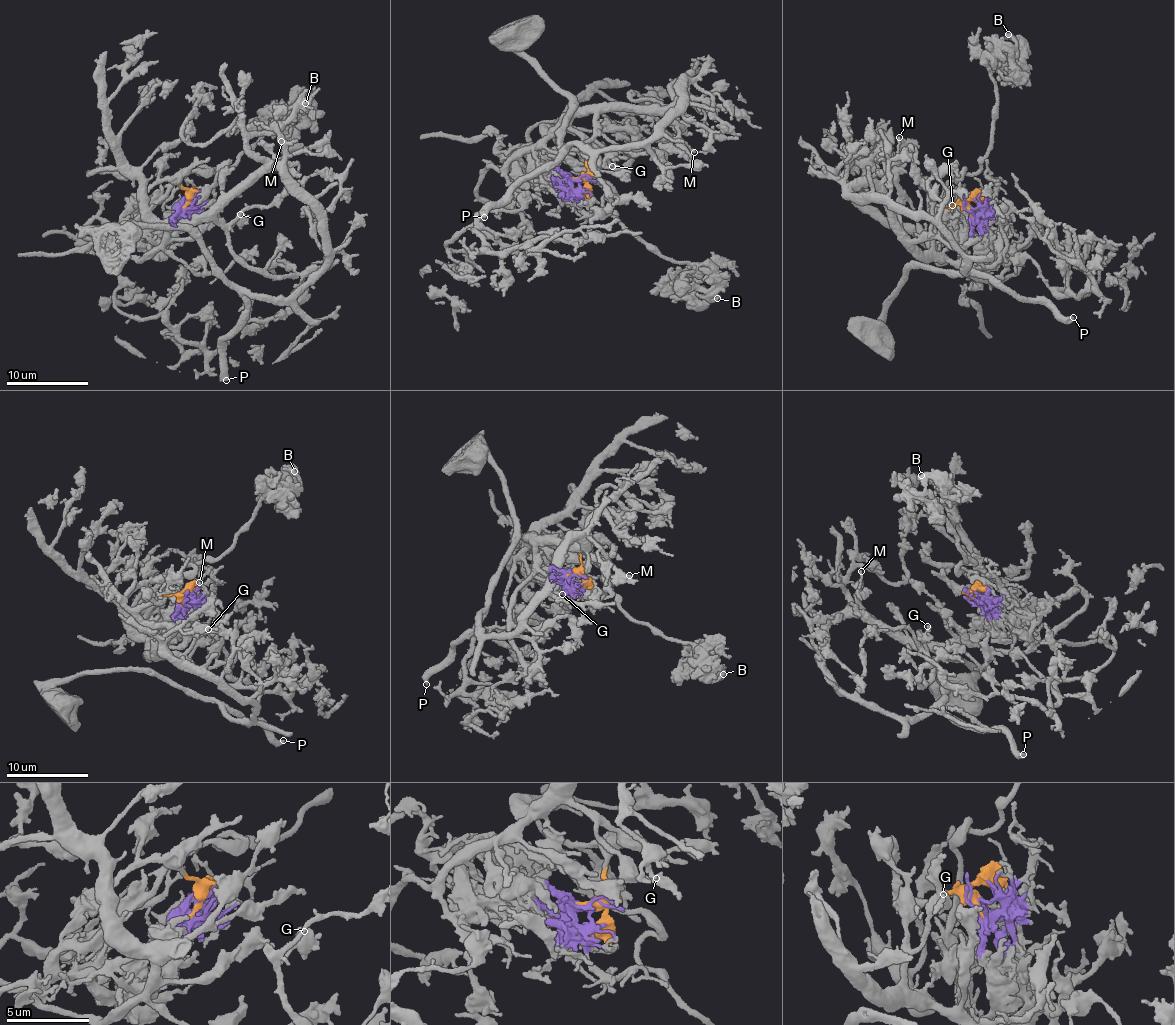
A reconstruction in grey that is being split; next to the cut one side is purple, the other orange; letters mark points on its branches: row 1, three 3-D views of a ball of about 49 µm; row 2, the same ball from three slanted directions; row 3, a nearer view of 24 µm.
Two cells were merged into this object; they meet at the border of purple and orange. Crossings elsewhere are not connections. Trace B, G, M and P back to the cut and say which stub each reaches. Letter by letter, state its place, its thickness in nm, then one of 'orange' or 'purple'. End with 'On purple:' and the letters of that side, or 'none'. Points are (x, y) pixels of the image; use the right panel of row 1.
B: at (1008, 34); 320 nm thick; purple
G: at (952, 205); 220 nm thick; orange
M: at (899, 137); 140 nm thick; orange
P: at (1073, 317); 400 nm thick; orange
On purple: B

